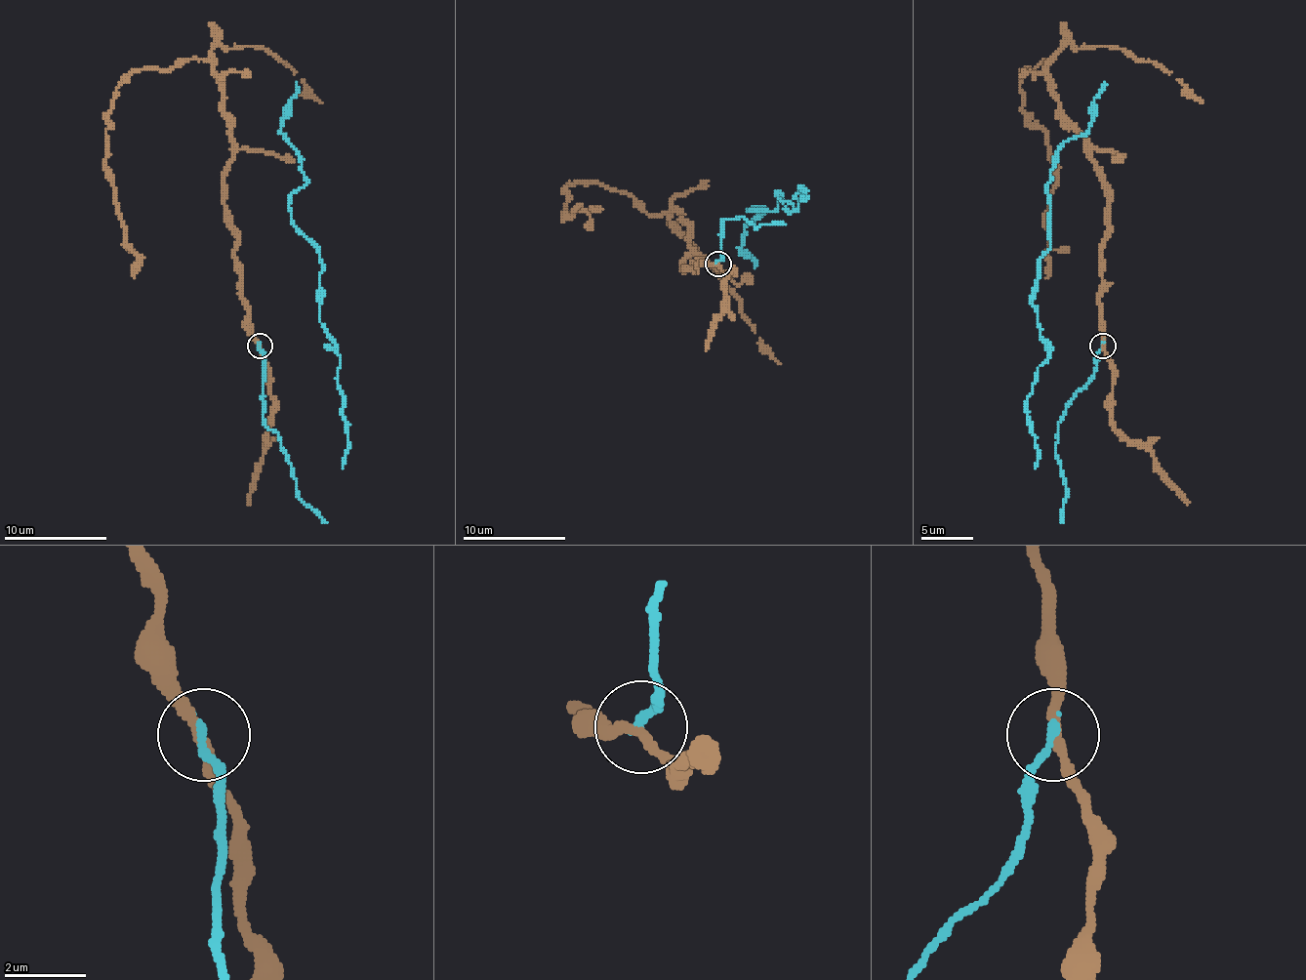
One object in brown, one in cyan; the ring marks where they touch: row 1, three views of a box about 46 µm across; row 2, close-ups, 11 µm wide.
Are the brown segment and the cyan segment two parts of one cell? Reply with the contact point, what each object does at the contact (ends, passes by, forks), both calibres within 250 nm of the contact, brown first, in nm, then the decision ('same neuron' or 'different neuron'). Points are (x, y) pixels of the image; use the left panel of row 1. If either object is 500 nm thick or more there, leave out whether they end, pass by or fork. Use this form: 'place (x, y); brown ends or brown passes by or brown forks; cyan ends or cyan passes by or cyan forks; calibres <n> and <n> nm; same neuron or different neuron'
place (260, 346); brown passes by; cyan ends; calibres 240 and 220 nm; different neuron

